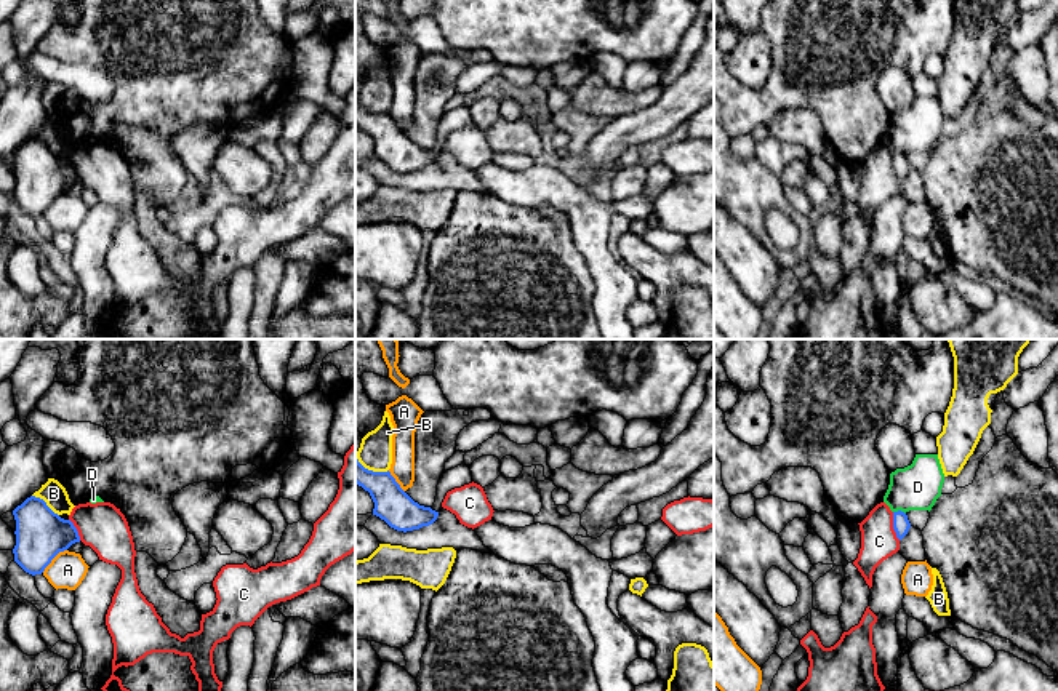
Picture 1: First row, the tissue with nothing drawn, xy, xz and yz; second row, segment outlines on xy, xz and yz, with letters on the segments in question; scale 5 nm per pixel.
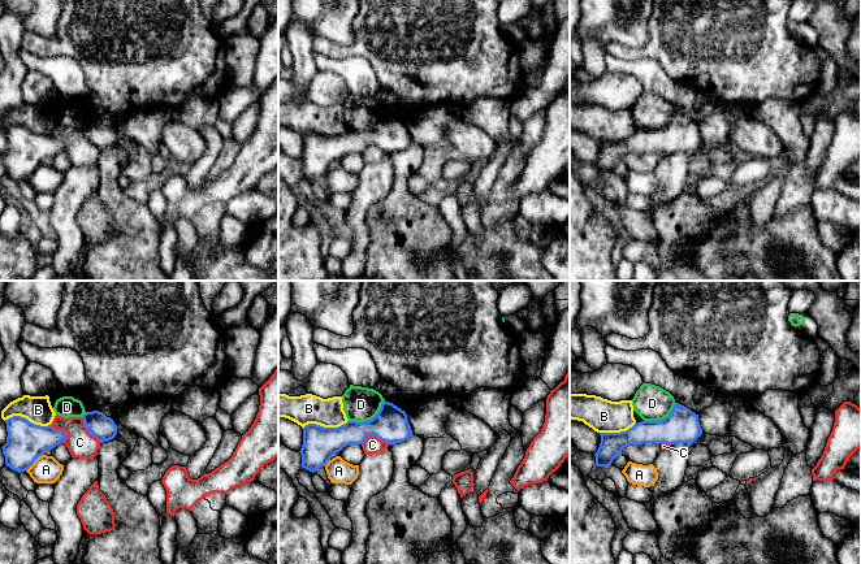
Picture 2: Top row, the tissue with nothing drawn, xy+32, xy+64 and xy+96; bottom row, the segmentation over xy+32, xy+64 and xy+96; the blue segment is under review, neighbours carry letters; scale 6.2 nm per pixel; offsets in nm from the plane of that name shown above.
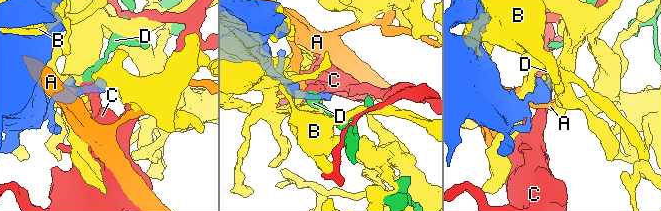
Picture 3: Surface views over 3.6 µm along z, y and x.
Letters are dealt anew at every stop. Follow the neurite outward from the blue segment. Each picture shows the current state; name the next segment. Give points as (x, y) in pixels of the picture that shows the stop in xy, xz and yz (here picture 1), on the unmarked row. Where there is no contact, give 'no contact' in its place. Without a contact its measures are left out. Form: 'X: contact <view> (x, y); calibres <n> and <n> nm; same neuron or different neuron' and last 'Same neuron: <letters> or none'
A: contact xy (53, 199); calibres 260 and 180 nm; different neuron
B: contact xy (45, 144); calibres 260 and 120 nm; different neuron
C: contact yz (893, 168); calibres 90 and 180 nm; different neuron
D: contact yz (900, 152); calibres 90 and 240 nm; different neuron
Same neuron: none

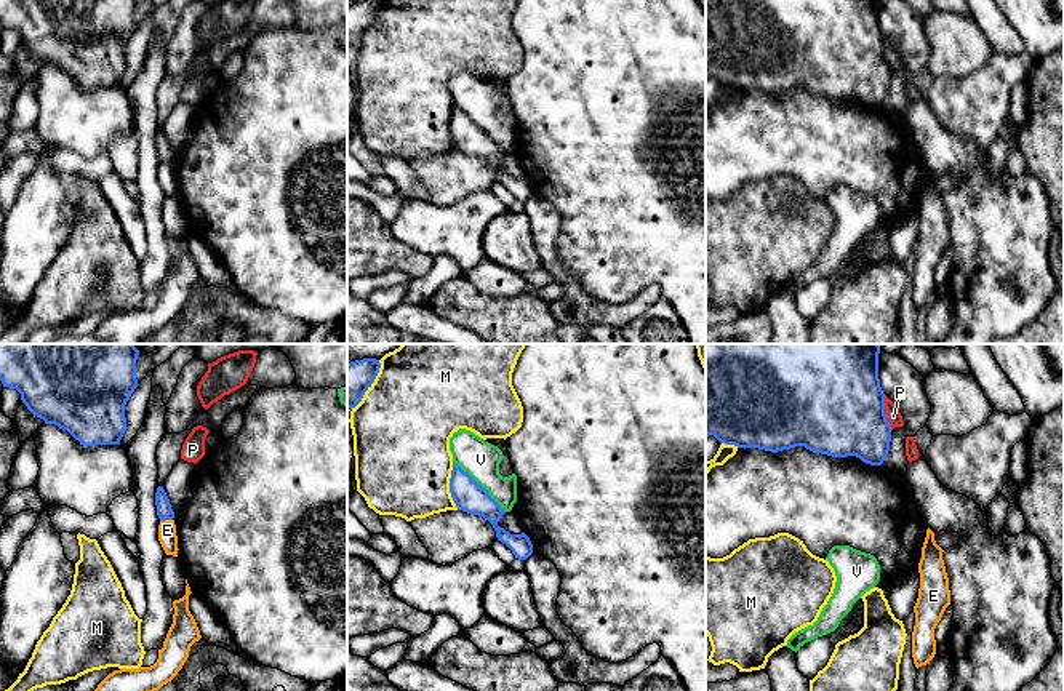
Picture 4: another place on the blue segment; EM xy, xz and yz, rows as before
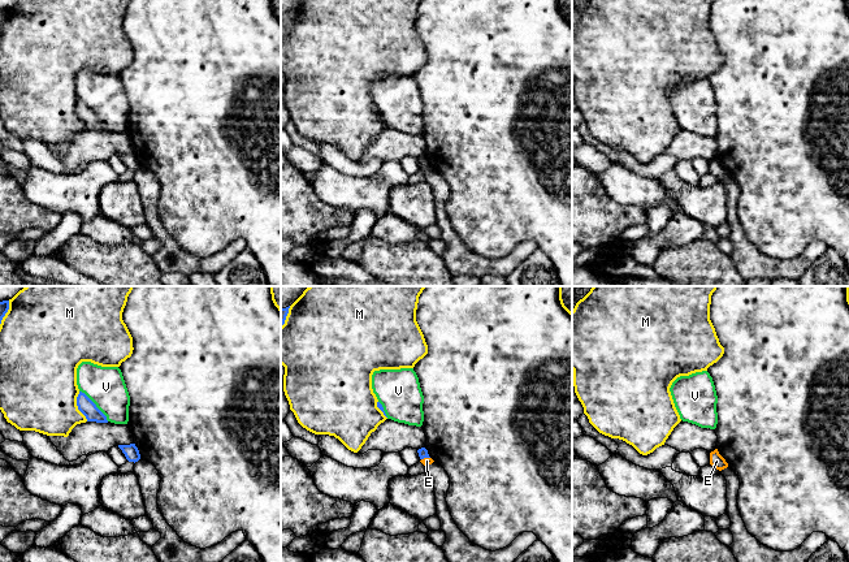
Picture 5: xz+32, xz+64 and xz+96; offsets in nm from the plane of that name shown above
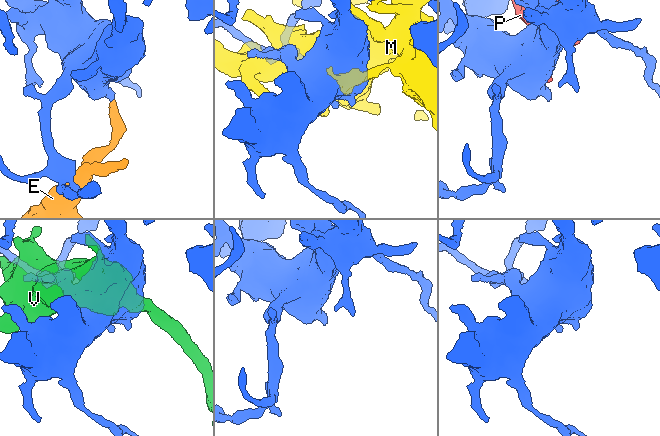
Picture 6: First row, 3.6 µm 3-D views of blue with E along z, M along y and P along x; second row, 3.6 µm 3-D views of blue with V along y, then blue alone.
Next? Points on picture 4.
E: contact xy (165, 160); calibres 80 and 100 nm; different neuron
M: contact xz (450, 128); calibres 160 and 480 nm; different neuron
P: contact yz (884, 55); calibres 480 and 80 nm; different neuron
V: contact xz (479, 127); calibres 160 and 190 nm; different neuron
Same neuron: none

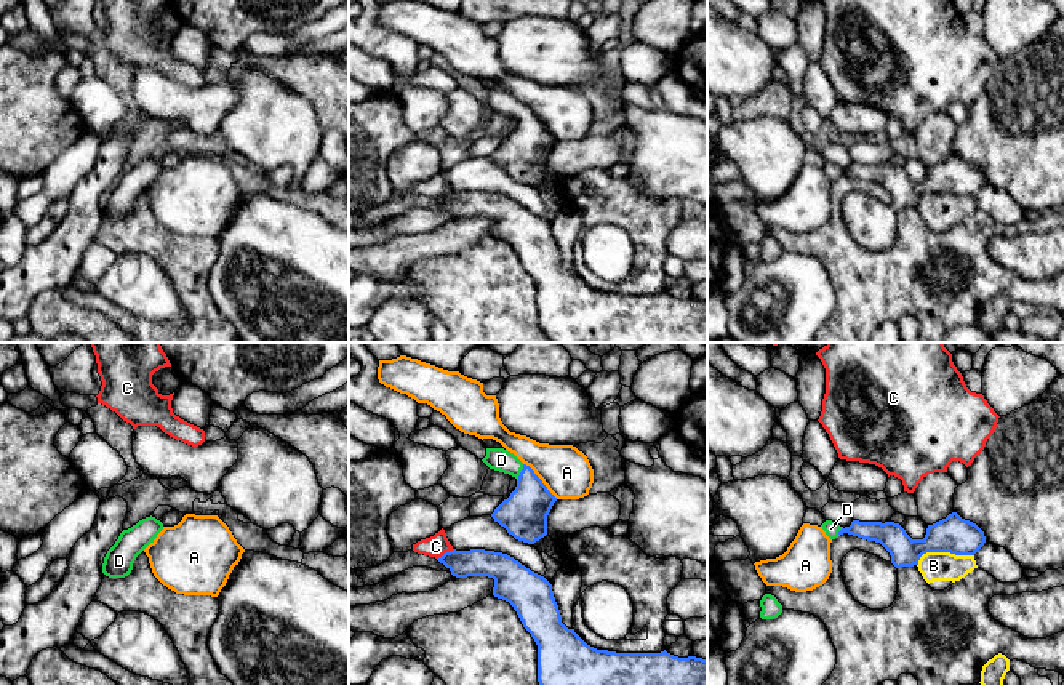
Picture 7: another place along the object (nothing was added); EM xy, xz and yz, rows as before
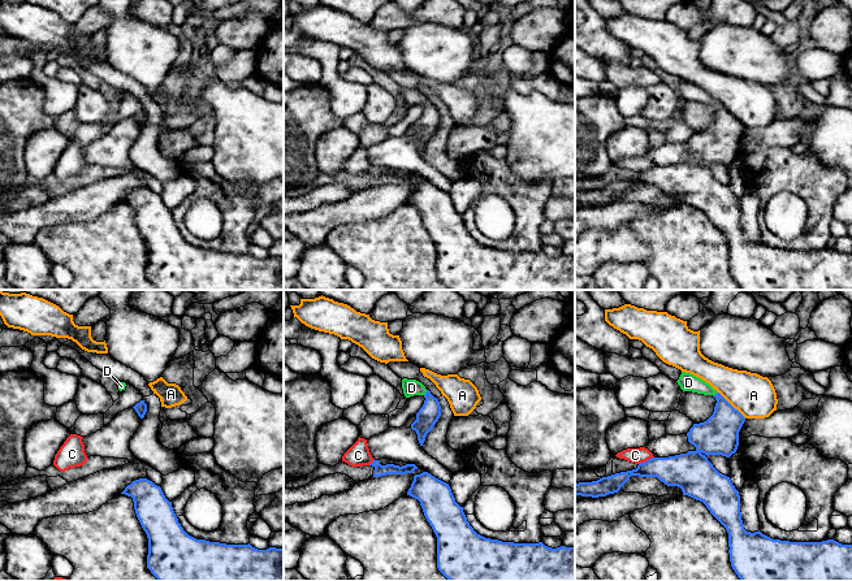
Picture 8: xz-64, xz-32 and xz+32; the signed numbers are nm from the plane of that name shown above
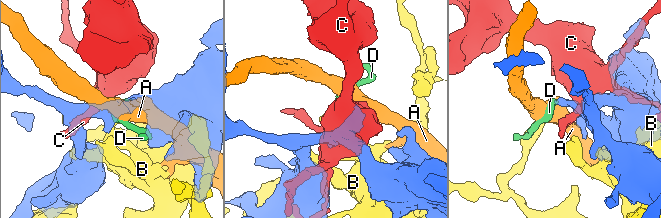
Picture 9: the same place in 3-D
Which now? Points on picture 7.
A: contact xz (541, 122); calibres 240 and 260 nm; different neuron
B: contact yz (943, 192); calibres 190 and 140 nm; different neuron
C: contact xz (445, 194); calibres 140 and 110 nm; different neuron
D: contact xz (520, 114); calibres 240 and 120 nm; same neuron
Same neuron: D

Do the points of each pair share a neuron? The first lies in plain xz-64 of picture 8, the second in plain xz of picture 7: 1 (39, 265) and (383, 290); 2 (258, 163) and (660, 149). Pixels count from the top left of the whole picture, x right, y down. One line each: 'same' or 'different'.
1: different
2: same

